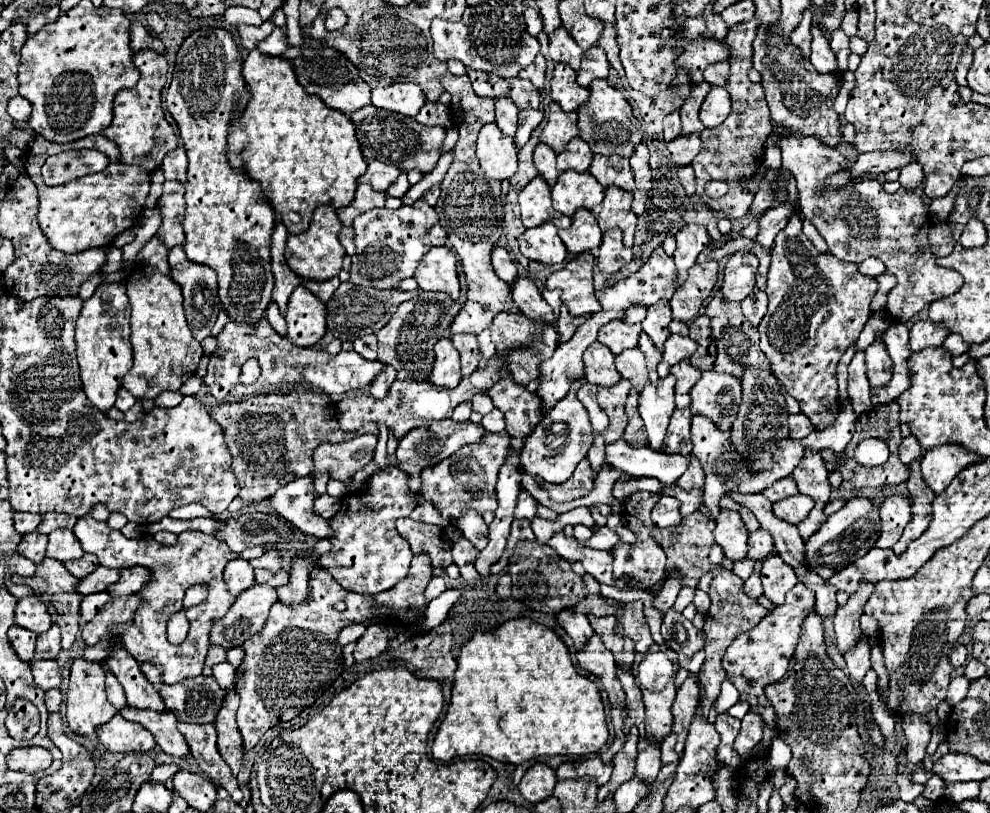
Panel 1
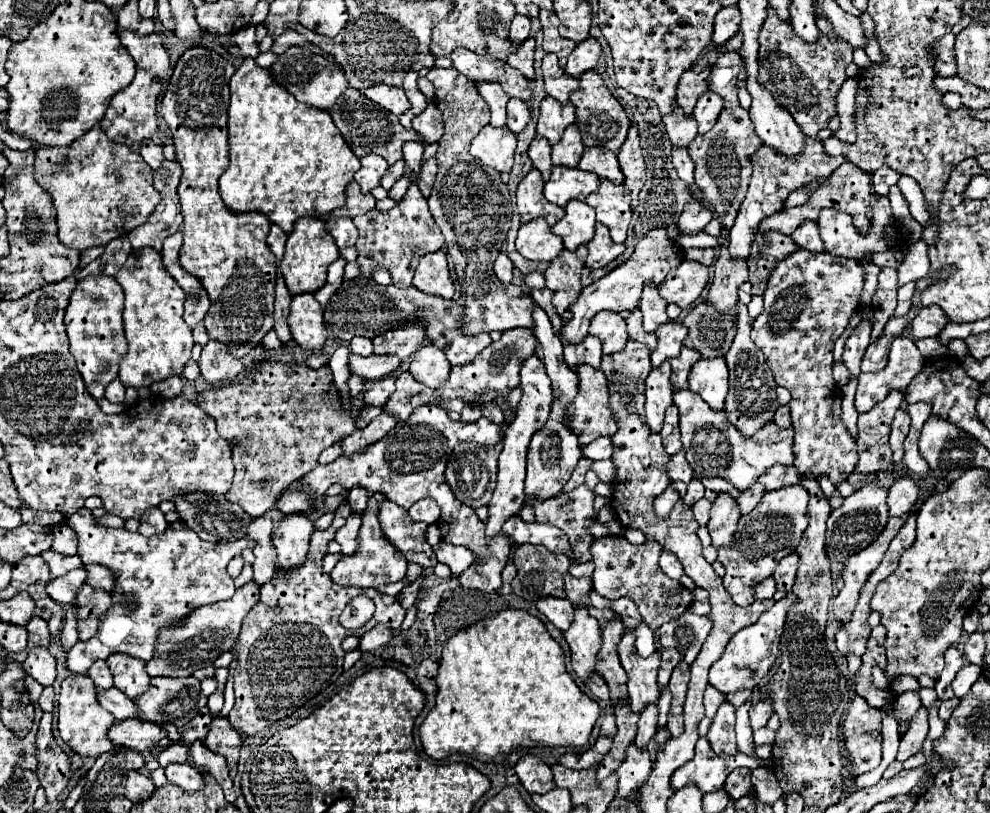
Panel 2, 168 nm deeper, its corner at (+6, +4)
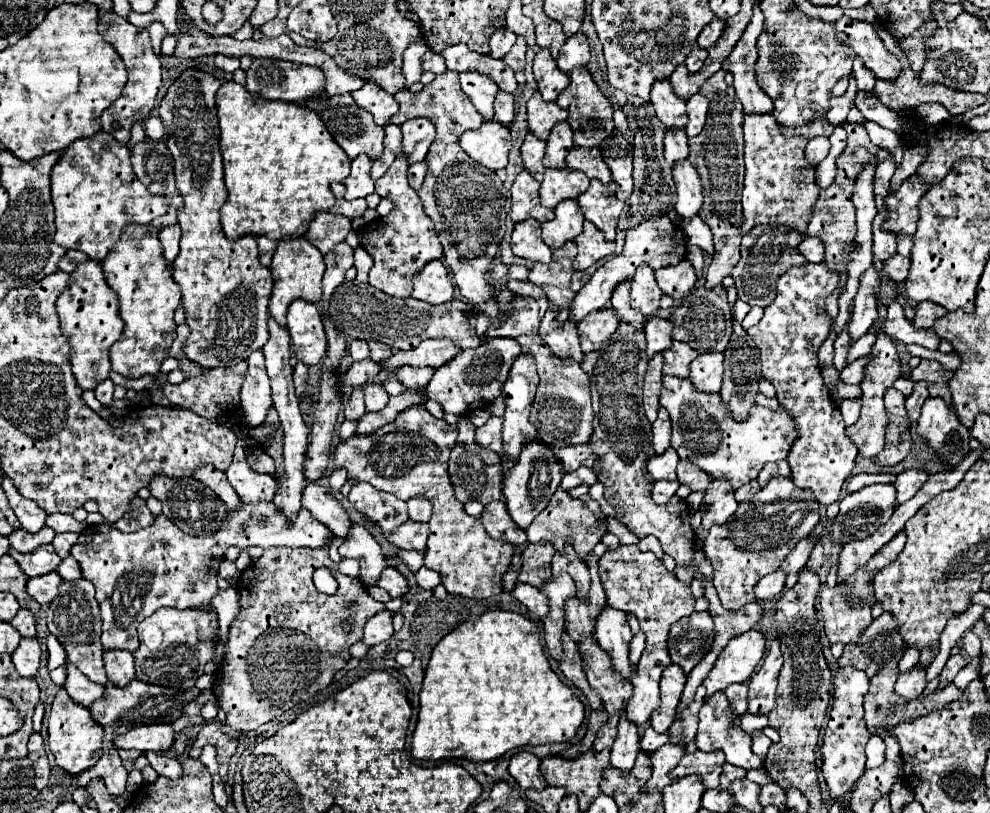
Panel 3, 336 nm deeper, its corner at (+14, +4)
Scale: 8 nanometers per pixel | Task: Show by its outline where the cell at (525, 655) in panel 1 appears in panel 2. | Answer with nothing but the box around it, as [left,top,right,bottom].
[420,609,600,759]

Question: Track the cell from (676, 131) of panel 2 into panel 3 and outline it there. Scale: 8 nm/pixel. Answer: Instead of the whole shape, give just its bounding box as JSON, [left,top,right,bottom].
[650,81,686,129]

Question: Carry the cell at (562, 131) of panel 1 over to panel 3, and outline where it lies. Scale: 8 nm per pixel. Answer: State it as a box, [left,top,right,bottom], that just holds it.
[526,91,568,141]

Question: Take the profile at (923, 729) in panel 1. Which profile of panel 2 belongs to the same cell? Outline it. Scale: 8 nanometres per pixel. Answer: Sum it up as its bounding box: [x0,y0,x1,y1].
[894,691,920,721]

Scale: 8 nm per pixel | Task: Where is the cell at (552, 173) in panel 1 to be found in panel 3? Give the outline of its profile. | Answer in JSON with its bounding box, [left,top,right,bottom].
[522,133,544,181]

